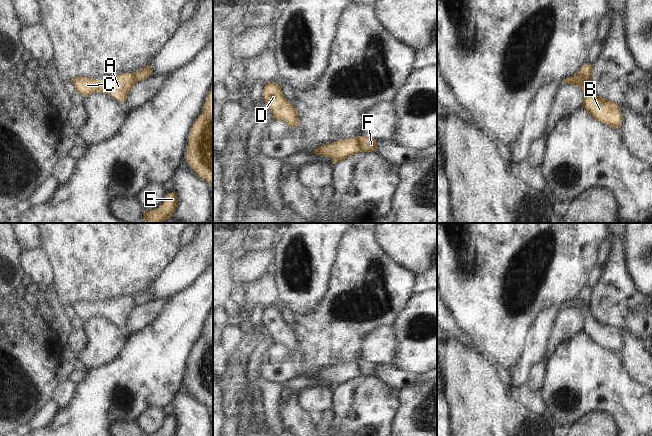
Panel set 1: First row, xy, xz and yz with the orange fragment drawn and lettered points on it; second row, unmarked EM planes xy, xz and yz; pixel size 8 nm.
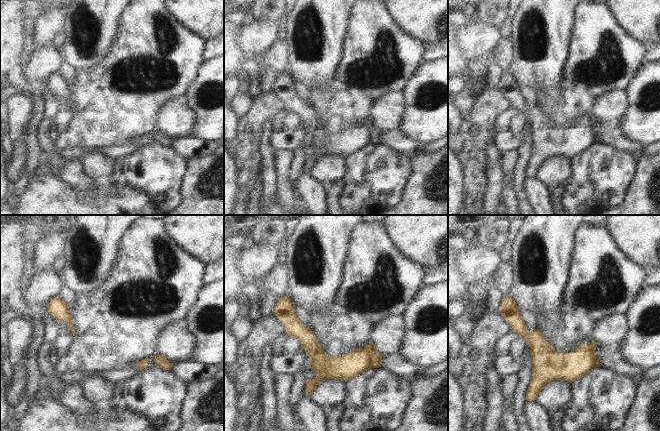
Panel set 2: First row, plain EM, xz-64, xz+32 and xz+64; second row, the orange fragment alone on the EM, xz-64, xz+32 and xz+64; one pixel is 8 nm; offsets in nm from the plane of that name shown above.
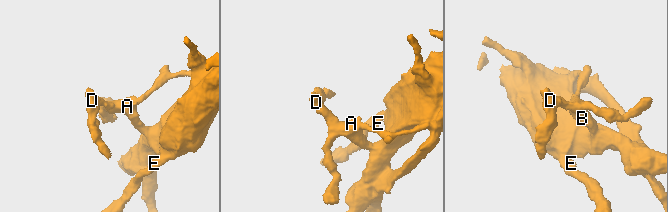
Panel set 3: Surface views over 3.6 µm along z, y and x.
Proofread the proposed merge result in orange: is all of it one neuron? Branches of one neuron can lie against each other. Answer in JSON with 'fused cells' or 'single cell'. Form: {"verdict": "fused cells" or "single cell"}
{"verdict": "fused cells"}

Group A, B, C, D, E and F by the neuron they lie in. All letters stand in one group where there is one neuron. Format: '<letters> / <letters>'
A B C D E / F

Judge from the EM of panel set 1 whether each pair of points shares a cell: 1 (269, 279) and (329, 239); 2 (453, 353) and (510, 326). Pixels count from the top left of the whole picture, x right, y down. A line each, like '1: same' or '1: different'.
1: different
2: different

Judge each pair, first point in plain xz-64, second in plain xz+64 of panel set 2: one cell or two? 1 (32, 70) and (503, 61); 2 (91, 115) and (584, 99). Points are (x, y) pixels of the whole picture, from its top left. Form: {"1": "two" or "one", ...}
{"1": "one", "2": "one"}

